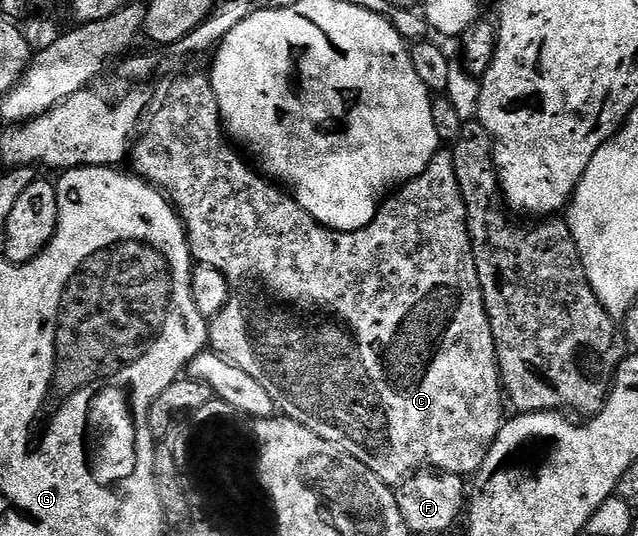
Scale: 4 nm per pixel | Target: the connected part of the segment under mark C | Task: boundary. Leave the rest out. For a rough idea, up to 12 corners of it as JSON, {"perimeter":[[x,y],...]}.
{"perimeter":[[206,74],[129,163],[231,299],[210,350],[398,488],[505,395],[450,150],[331,231]]}

